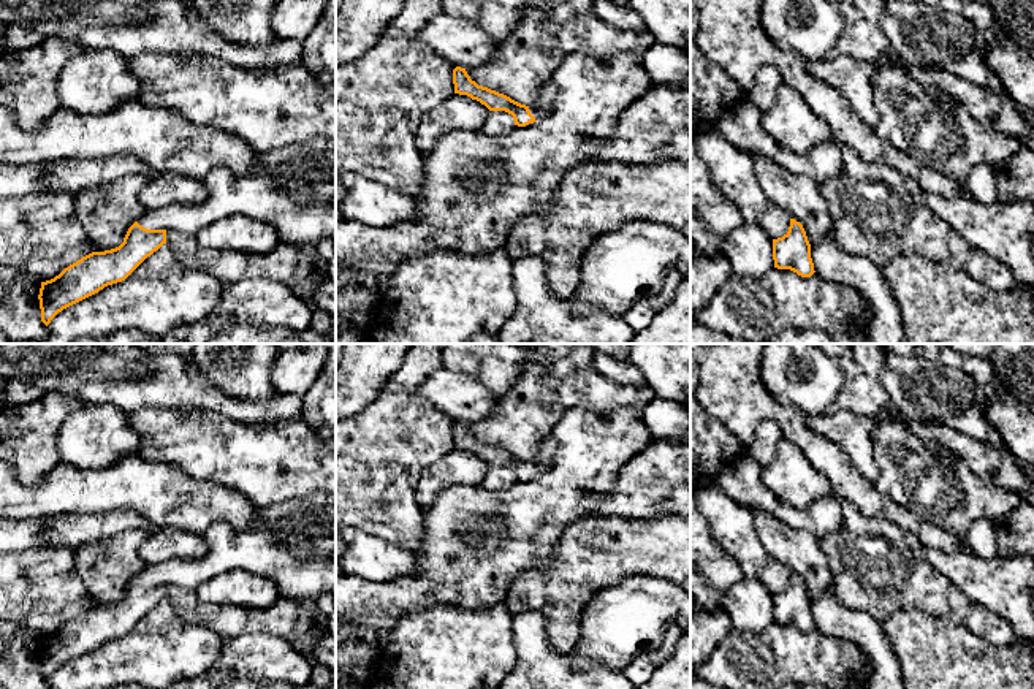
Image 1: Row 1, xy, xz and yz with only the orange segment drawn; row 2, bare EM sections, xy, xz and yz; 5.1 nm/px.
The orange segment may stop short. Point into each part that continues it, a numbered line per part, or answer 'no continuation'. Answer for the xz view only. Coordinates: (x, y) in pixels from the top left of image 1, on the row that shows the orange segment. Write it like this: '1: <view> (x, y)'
1: xz (547, 94)

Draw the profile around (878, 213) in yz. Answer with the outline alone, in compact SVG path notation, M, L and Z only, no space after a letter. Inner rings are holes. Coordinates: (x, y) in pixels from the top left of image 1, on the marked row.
M844 146L842 169L819 184L833 222L838 246L872 261L884 269L898 255L920 255L985 284L991 290L1007 291L1017 285L1010 268L967 244L948 223L925 204L923 188L895 168L861 158Z

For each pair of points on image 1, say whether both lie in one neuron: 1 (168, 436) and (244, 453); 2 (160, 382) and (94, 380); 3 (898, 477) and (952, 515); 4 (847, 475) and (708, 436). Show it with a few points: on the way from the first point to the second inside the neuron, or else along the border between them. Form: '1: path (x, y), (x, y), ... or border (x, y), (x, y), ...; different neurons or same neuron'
1: path (187, 441), (211, 450), (225, 452); same neuron
2: path (144, 382), (110, 380); same neuron
3: path (911, 477), (939, 504); same neuron
4: border (714, 418), (735, 437), (743, 452); different neurons

